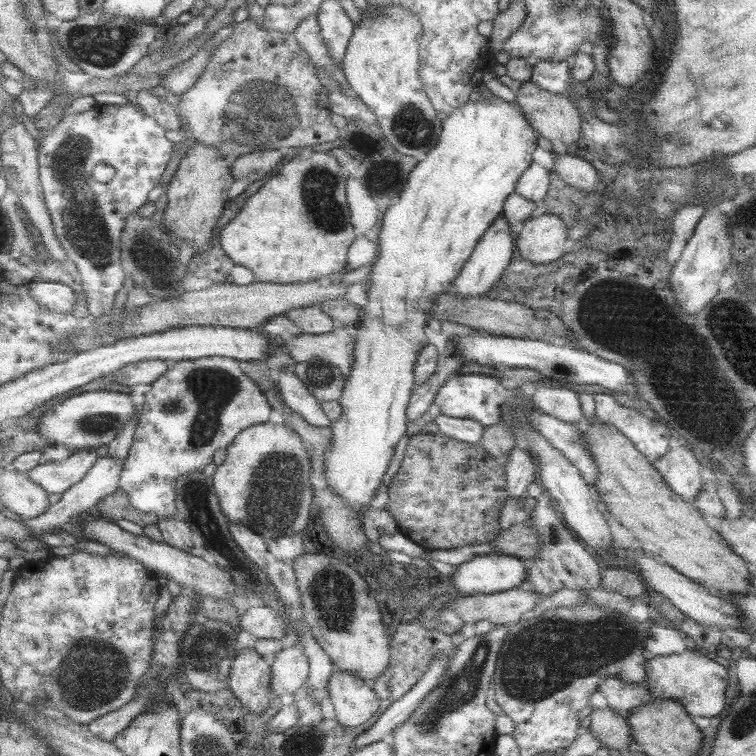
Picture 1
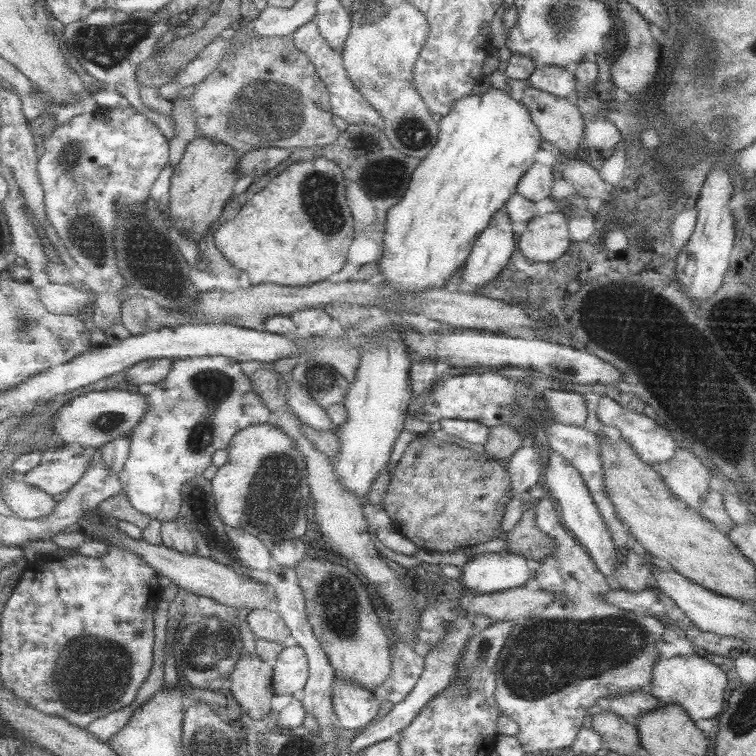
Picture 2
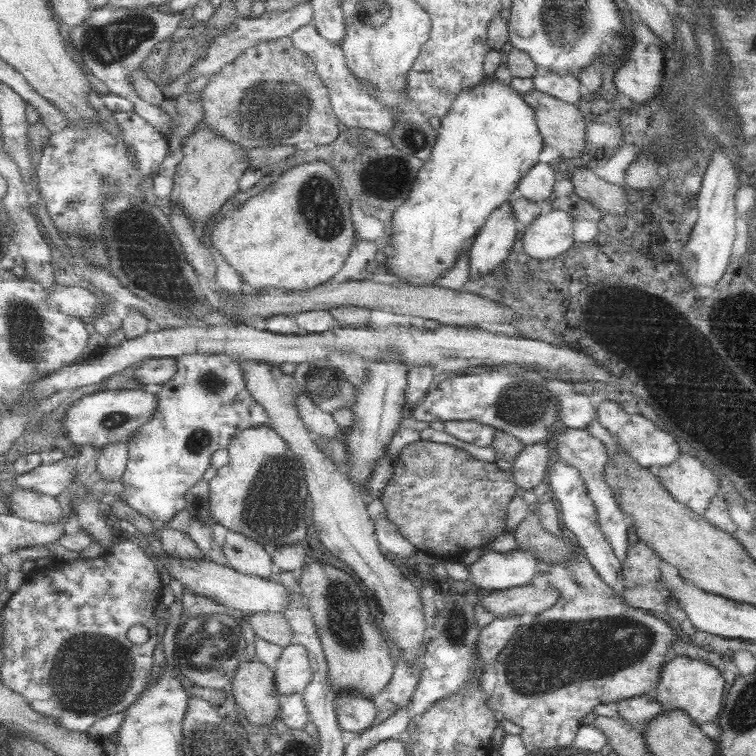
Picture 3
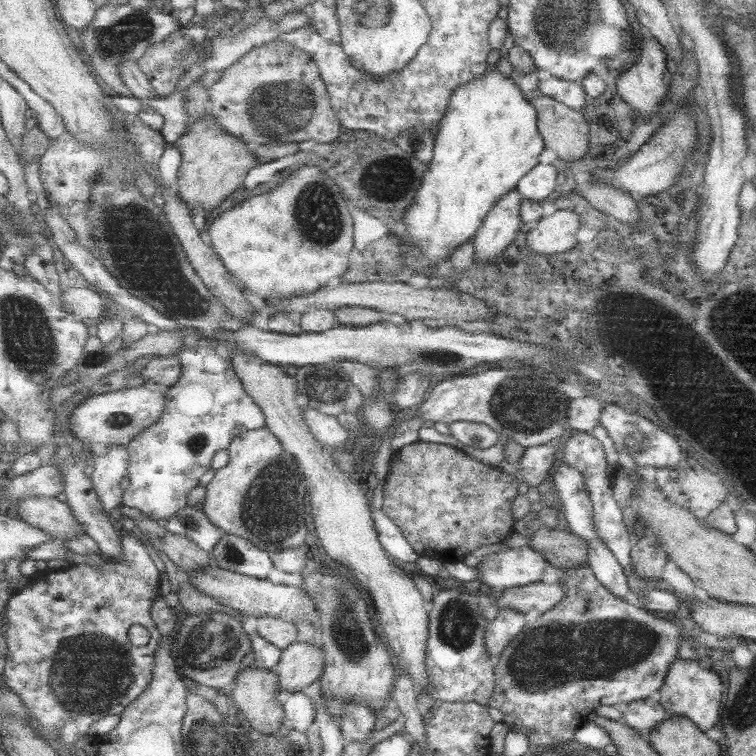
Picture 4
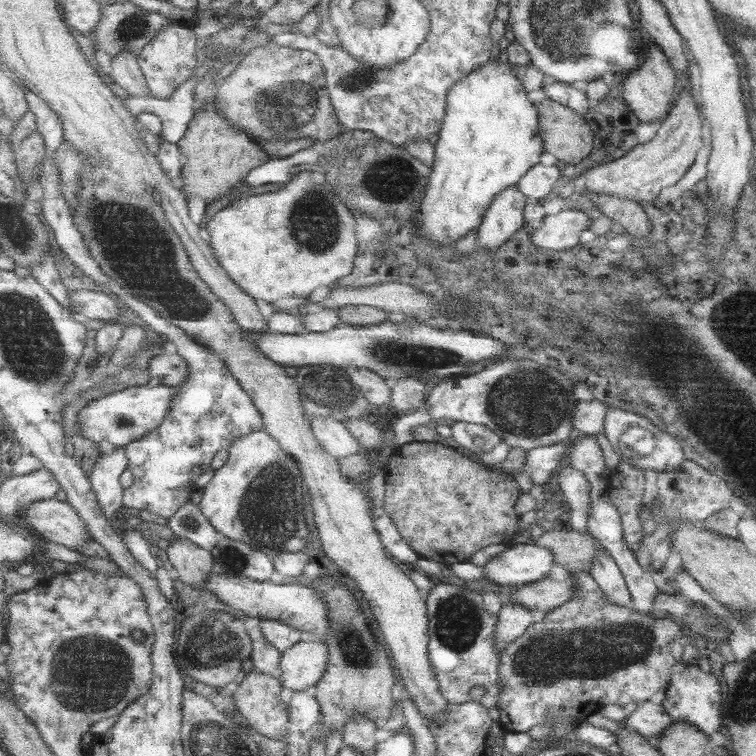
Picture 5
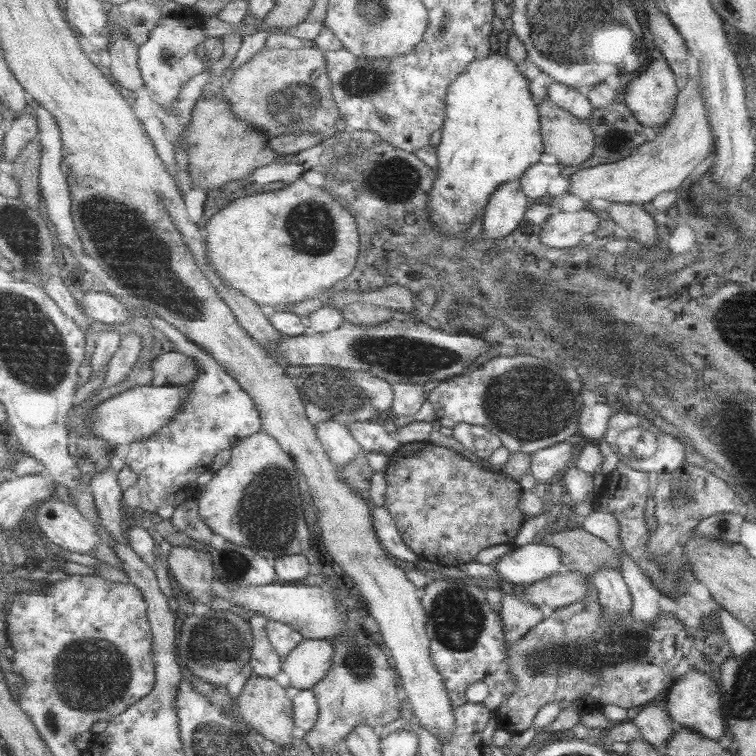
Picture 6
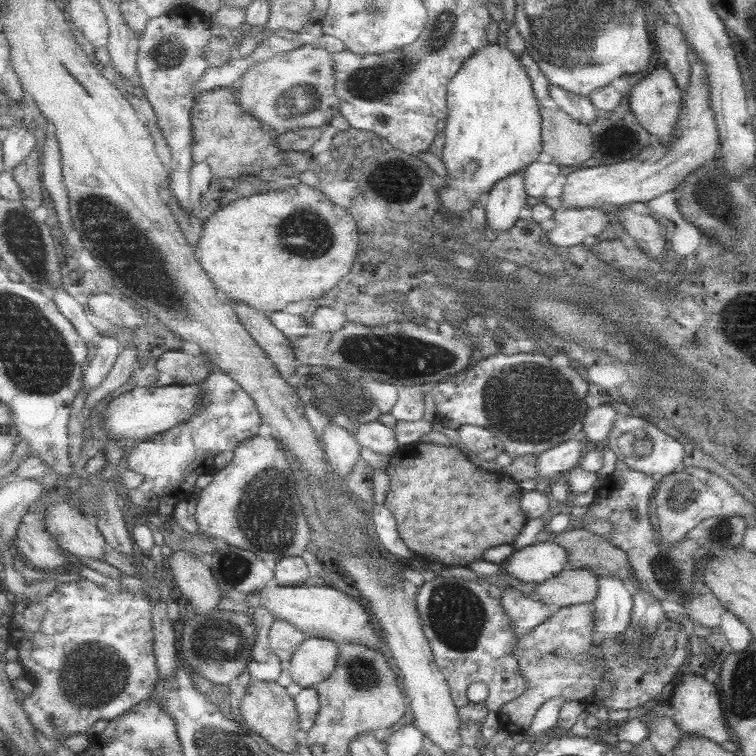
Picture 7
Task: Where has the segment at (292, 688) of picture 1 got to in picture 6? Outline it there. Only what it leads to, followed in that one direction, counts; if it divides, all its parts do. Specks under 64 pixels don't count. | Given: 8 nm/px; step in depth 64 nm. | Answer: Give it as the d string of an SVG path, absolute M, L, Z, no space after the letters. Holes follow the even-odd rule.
M305 640L297 646L283 664L283 672L291 678L297 690L311 690L327 678L335 658L335 646L327 640Z

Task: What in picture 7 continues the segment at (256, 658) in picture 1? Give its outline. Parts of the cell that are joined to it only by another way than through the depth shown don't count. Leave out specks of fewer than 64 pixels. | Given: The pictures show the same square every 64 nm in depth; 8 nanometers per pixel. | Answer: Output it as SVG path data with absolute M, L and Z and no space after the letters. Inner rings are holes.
M253 680L243 696L243 702L239 702L239 716L245 722L245 726L253 728L253 734L263 736L267 742L271 742L277 750L295 754L299 750L299 738L301 734L301 718L295 698L289 694L285 686L279 682L257 682Z

